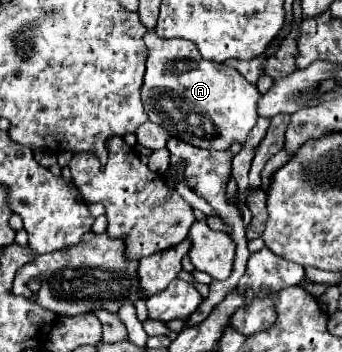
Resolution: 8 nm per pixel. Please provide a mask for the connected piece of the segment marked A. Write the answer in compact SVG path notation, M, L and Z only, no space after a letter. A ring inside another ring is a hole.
M153 29L143 39L149 55L141 97L149 121L159 123L173 137L199 149L227 151L233 143L245 147L247 135L257 123L259 89L245 81L237 69L205 61L191 41L161 39Z

